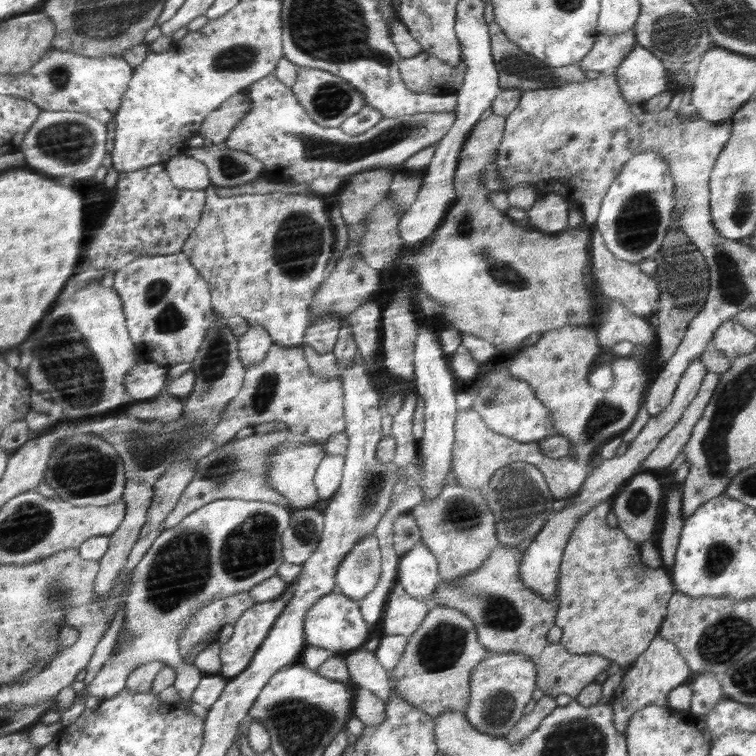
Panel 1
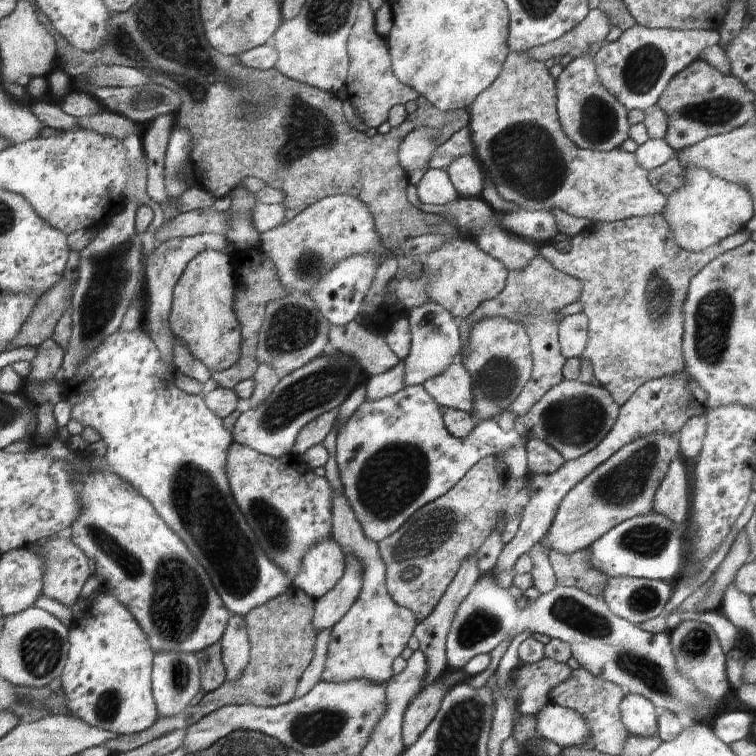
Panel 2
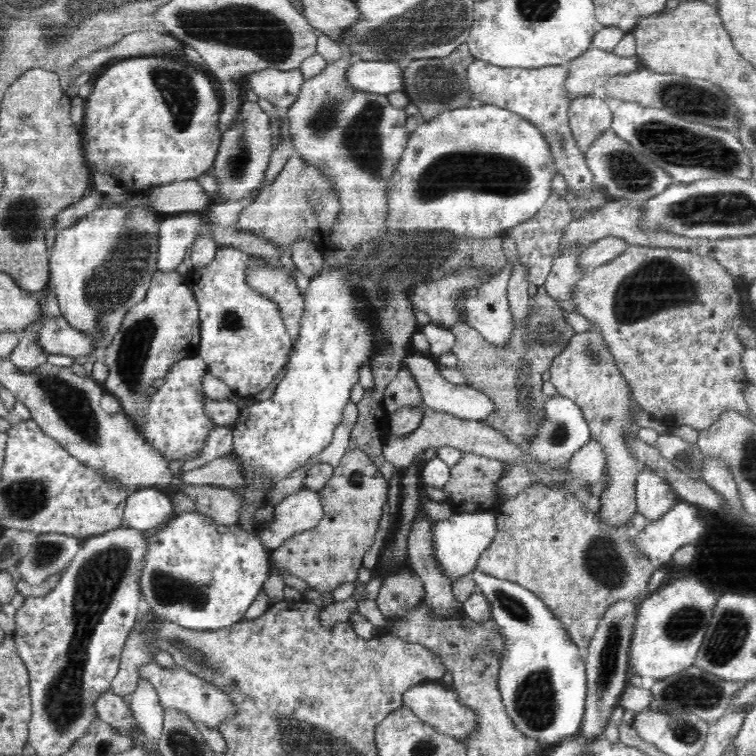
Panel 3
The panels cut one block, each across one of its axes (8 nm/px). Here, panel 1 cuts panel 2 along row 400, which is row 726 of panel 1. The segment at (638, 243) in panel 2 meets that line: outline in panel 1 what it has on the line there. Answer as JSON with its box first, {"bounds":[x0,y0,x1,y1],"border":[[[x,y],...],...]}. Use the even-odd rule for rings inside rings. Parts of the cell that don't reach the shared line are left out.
{"bounds":[610,634,691,738],"border":[[[659,634],[654,637],[649,648],[626,669],[622,682],[613,694],[610,703],[614,710],[614,722],[618,732],[625,738],[628,724],[637,710],[644,709],[650,704],[668,706],[668,694],[677,686],[684,685],[690,678],[691,669],[688,660],[677,649],[676,643],[662,638]]]}

